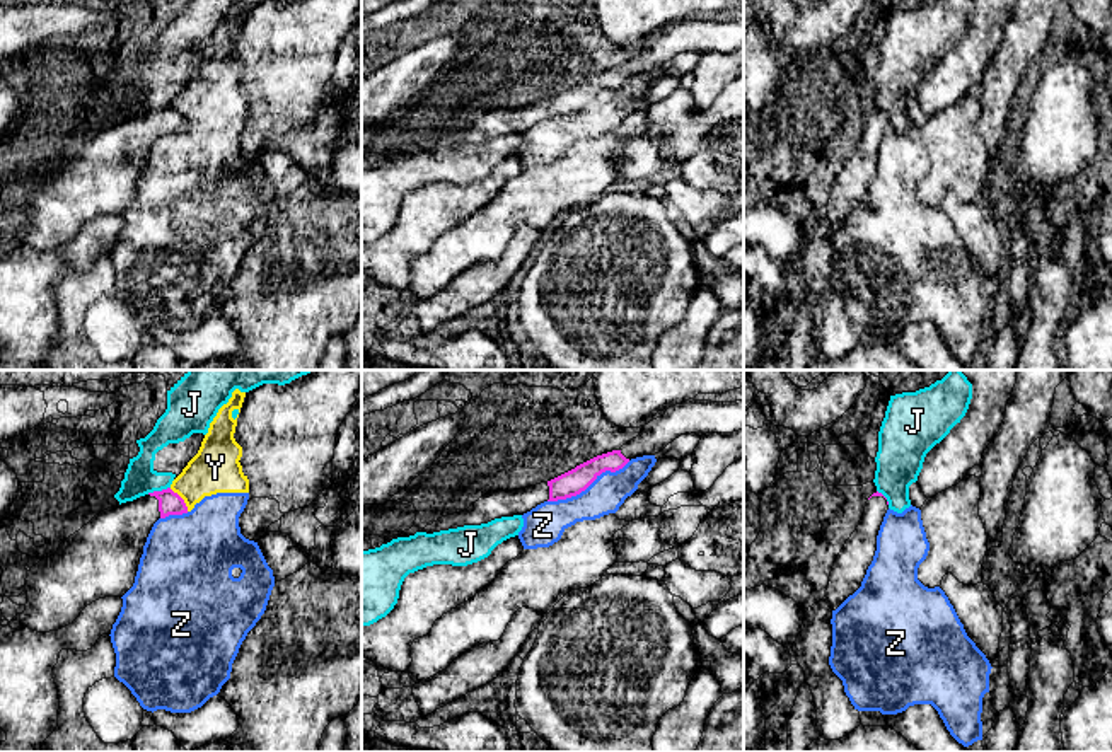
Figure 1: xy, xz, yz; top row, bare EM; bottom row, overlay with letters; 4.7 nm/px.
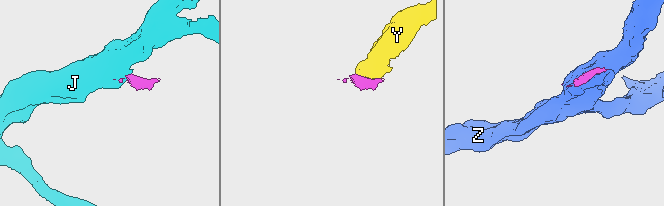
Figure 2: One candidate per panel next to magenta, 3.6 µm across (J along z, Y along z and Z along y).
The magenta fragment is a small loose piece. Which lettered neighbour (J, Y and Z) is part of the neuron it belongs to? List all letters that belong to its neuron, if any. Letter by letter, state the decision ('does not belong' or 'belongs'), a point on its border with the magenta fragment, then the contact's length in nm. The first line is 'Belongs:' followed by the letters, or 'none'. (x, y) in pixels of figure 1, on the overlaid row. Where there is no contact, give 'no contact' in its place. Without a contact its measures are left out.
Belongs: none
J: does not belong; meets magenta in xy at (157, 491); contact 120 nm long
Y: does not belong; meets magenta in xy at (181, 498); contact 140 nm long
Z: does not belong; meets magenta in xz at (589, 485); contact 440 nm long

